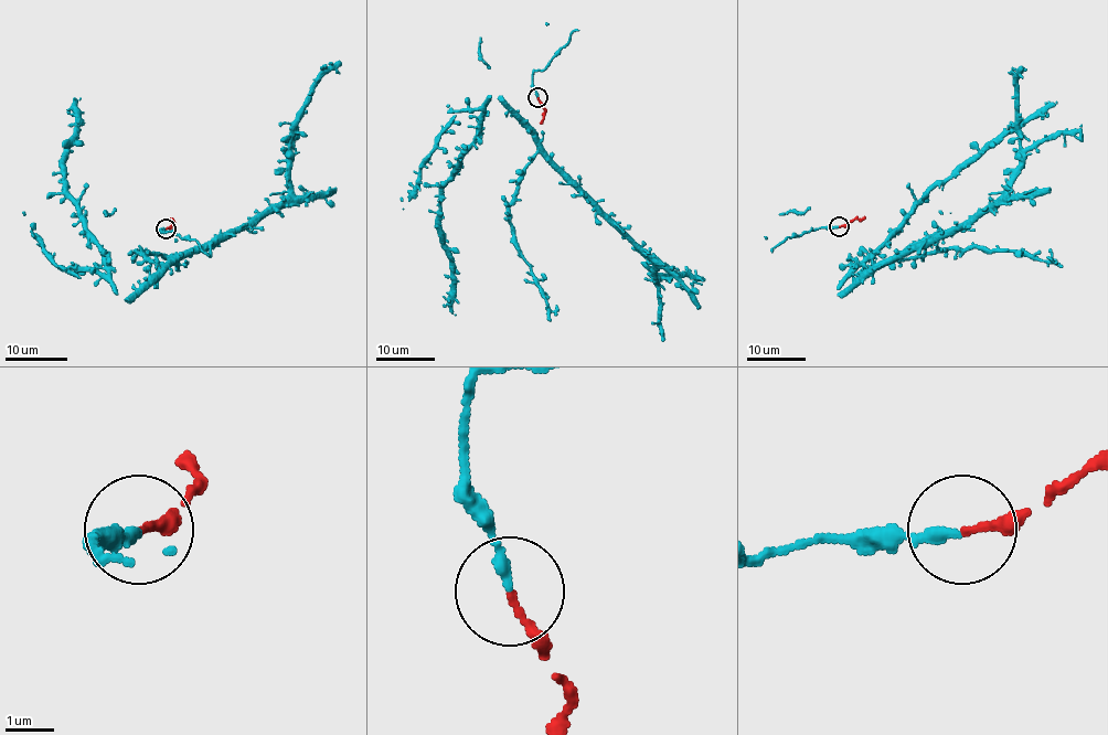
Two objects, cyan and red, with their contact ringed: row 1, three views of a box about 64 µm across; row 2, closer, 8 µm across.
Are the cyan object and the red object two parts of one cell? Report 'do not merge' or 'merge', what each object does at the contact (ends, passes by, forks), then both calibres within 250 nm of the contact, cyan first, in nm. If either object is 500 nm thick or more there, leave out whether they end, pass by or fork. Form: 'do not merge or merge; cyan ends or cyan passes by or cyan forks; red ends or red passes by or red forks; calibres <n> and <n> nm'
merge; cyan ends; red ends; calibres 240 and 140 nm

